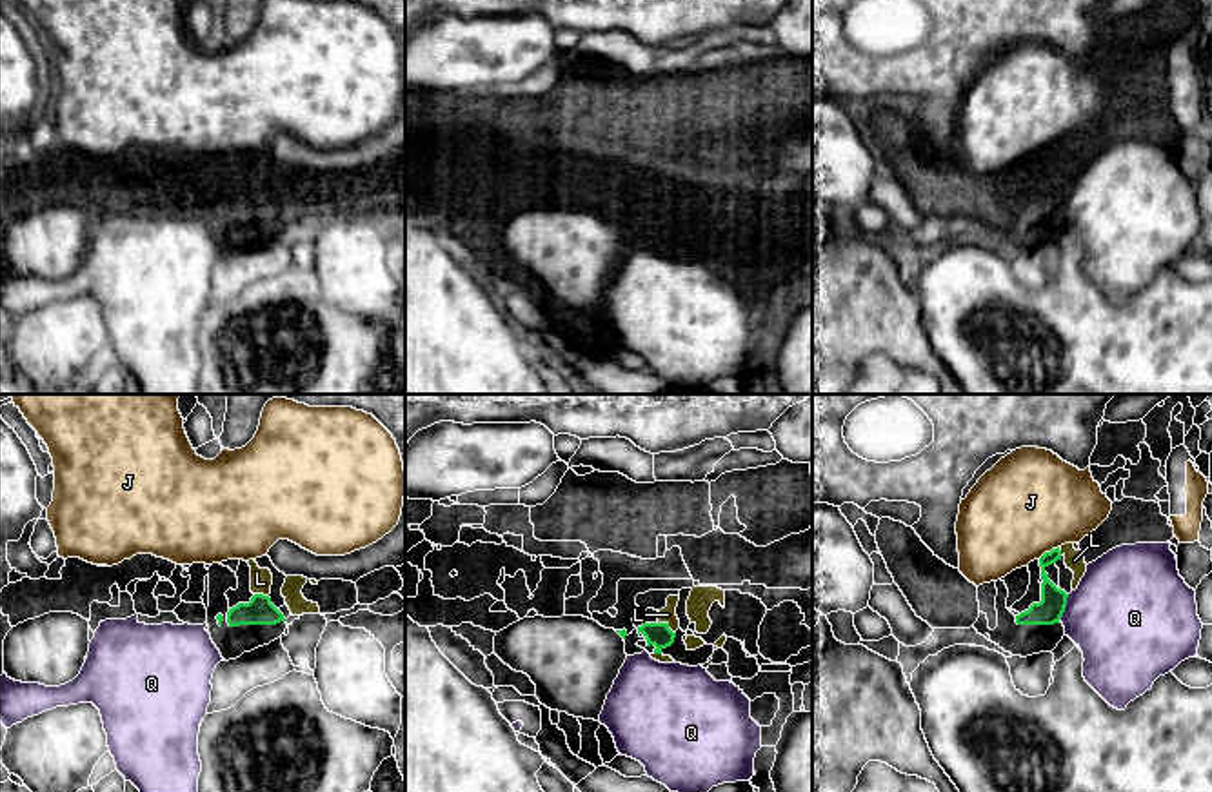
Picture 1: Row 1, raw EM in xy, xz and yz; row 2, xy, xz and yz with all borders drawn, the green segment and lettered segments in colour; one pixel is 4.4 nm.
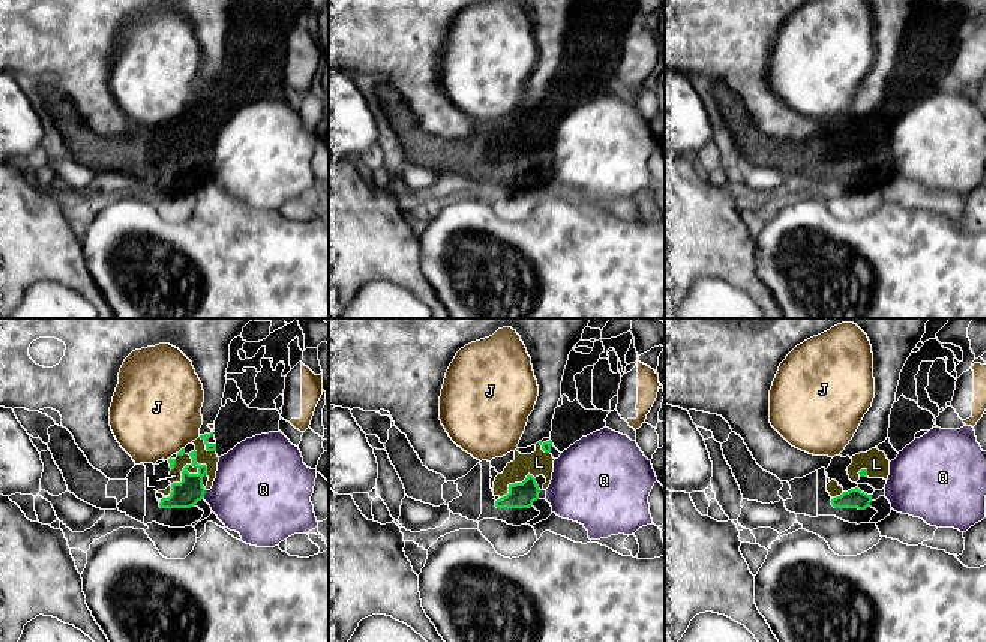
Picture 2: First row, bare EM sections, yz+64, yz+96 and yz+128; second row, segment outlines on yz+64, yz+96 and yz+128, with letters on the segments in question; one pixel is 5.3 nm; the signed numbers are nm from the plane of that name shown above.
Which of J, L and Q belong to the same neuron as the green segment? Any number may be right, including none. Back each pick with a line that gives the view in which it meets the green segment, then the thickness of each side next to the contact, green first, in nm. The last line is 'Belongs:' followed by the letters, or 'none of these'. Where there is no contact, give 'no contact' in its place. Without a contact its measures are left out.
L: contact in xz; calibres 110 and 70 nm
Belongs: L

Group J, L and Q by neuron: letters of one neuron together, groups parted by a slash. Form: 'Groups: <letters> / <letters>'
Groups: J / L / Q

